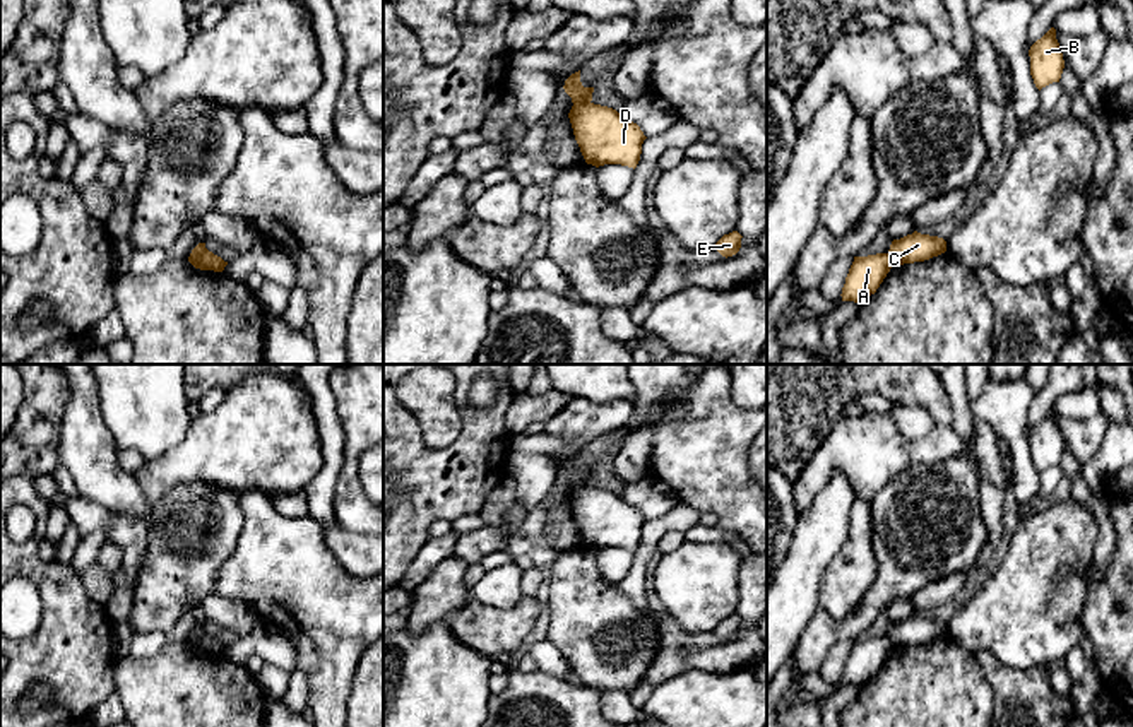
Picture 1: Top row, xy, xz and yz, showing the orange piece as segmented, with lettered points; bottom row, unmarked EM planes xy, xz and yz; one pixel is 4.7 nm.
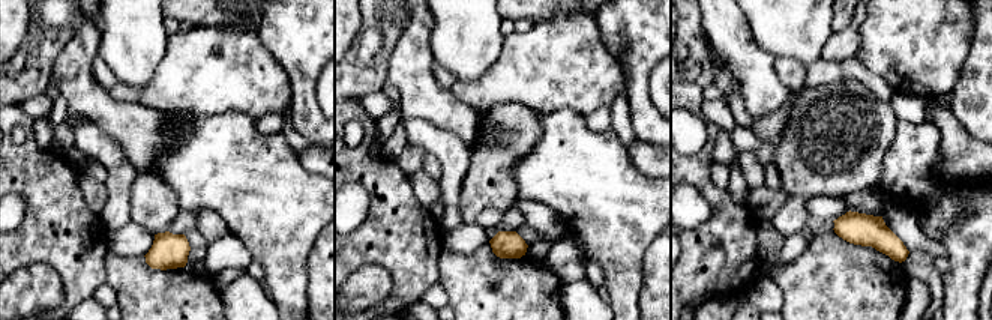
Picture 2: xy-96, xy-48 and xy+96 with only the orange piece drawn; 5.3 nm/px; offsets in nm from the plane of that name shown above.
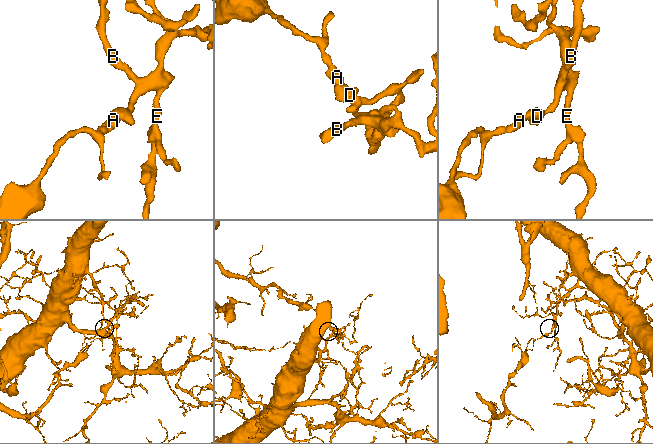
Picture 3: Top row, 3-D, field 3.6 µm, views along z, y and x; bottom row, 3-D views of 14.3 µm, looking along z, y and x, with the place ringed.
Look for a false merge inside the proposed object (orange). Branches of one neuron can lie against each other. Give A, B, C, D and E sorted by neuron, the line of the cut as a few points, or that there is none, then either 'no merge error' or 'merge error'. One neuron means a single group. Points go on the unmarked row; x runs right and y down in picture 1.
A / B C D E | xz (589, 484), (574, 488) | merge error

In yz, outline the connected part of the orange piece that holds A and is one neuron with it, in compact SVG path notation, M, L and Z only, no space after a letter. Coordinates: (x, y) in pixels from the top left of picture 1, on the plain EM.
M888 636L854 640L842 671L842 684L861 688L876 676L892 650L893 645Z

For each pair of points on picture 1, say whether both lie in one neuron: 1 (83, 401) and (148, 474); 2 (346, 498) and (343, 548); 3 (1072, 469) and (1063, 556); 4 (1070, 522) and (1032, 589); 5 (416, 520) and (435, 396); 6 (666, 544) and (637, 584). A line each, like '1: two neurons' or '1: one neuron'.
1: two neurons
2: two neurons
3: two neurons
4: one neuron
5: two neurons
6: two neurons

